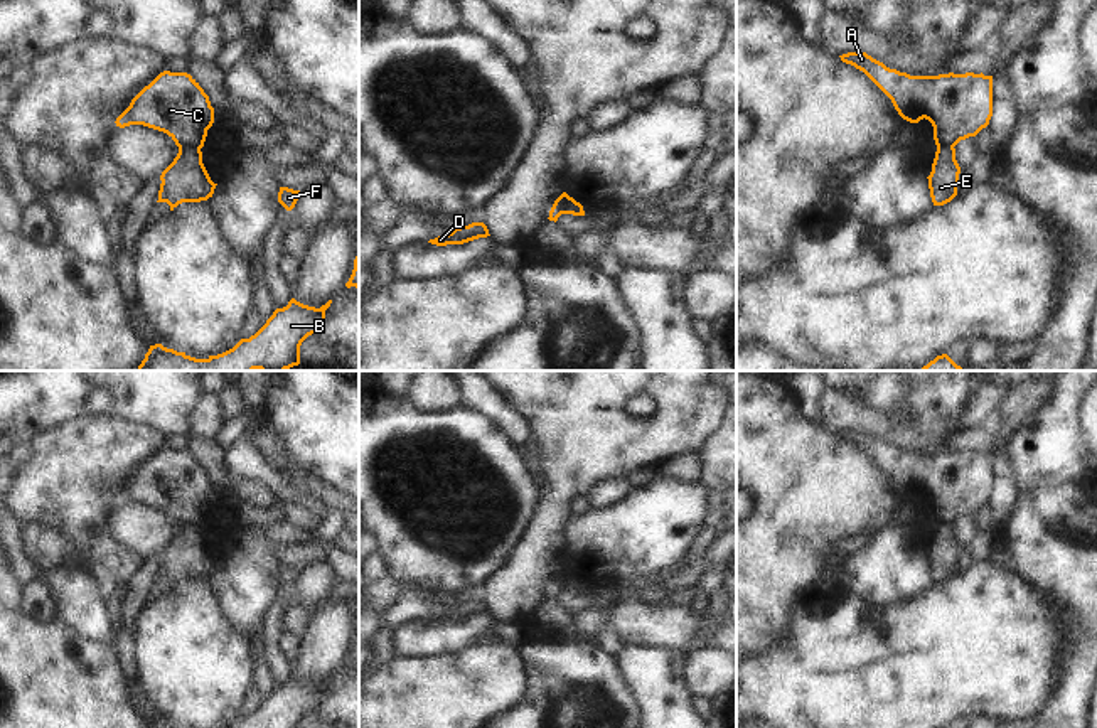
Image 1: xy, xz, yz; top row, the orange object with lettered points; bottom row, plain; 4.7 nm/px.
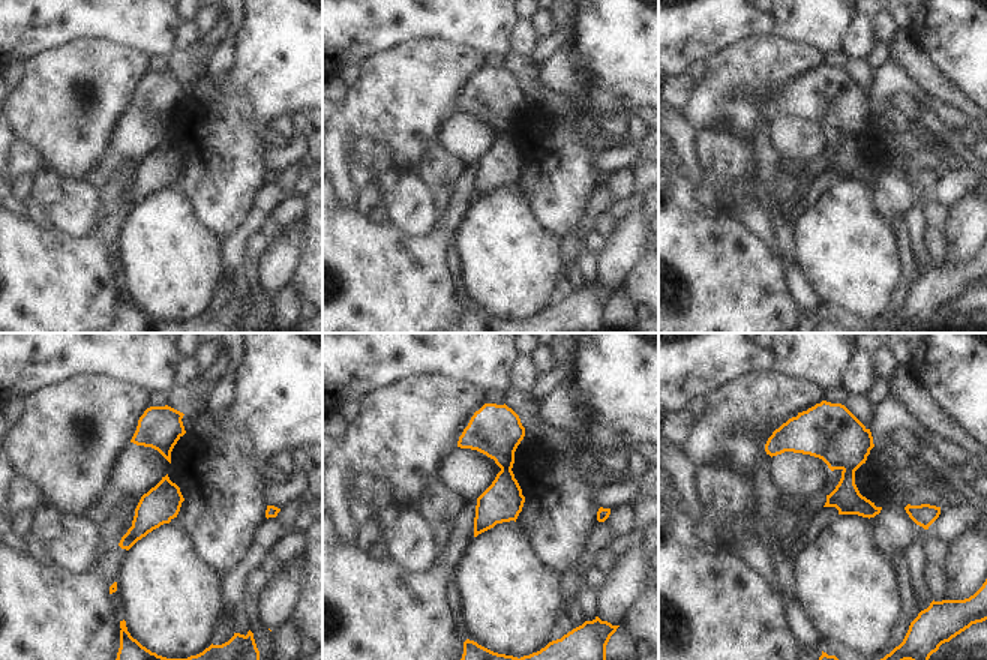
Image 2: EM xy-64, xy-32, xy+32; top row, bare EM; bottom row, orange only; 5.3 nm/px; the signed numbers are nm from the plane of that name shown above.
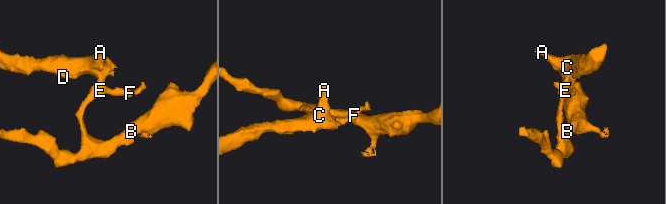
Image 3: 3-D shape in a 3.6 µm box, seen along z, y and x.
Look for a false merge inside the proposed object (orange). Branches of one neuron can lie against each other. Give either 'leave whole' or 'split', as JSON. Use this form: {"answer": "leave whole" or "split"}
{"answer": "split"}

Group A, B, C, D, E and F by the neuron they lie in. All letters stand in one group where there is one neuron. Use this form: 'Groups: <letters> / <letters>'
Groups: A C D / B E F

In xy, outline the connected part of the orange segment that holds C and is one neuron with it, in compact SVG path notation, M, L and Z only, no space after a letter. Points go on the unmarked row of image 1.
M160 450L116 495L116 504L143 502L167 511L177 524L204 524L214 485L187 450Z

